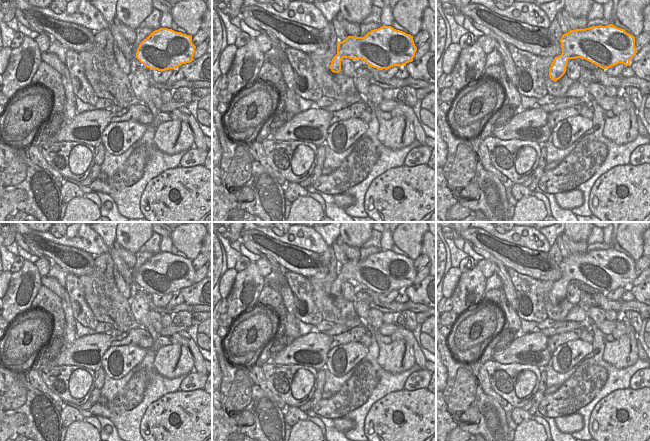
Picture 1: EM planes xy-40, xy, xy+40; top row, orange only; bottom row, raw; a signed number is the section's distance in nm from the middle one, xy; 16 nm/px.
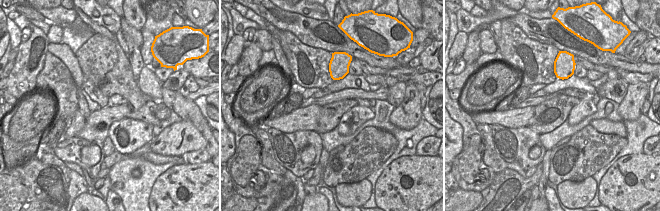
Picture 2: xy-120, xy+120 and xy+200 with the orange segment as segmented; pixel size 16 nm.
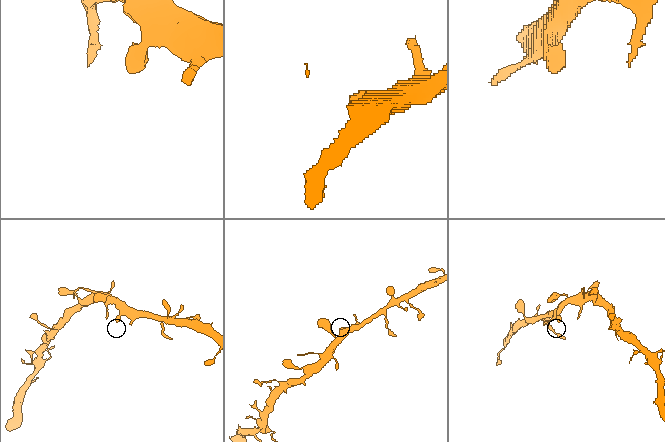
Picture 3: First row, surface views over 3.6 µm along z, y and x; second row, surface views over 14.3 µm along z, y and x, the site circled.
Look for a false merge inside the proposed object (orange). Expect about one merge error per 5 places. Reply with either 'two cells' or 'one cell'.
one cell

